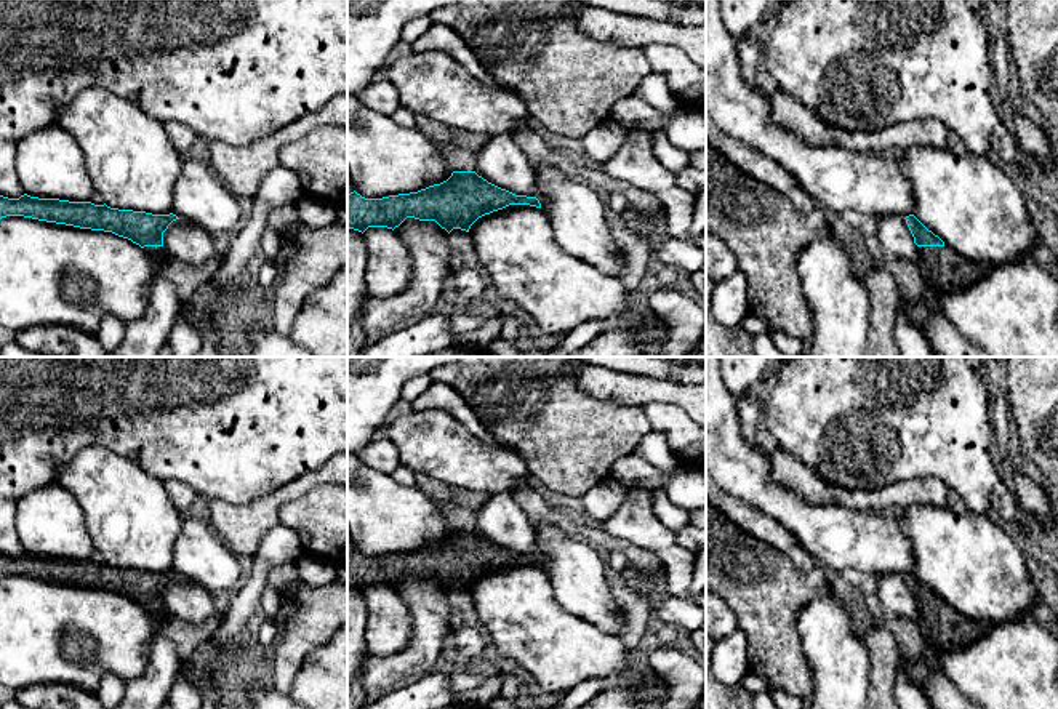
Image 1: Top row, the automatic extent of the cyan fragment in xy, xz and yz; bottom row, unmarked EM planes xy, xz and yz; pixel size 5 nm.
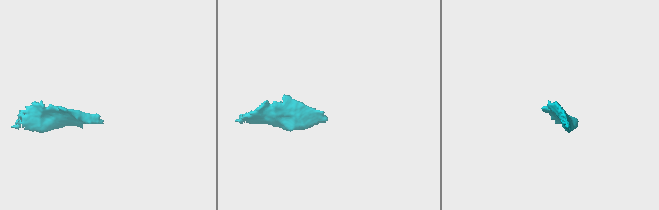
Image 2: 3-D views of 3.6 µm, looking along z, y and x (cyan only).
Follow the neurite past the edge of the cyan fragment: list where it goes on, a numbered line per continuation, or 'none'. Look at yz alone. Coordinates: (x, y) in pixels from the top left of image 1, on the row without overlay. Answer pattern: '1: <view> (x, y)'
1: yz (945, 629)

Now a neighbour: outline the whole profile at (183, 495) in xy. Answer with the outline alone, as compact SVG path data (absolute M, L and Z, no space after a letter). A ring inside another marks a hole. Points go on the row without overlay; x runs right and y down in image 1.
M171 479L163 482L163 485L170 499L182 514L186 514L197 499L197 491L181 480Z

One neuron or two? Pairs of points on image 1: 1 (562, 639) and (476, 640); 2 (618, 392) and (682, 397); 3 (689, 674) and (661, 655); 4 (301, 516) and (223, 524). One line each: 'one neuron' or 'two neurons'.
1: two neurons
2: one neuron
3: one neuron
4: two neurons

